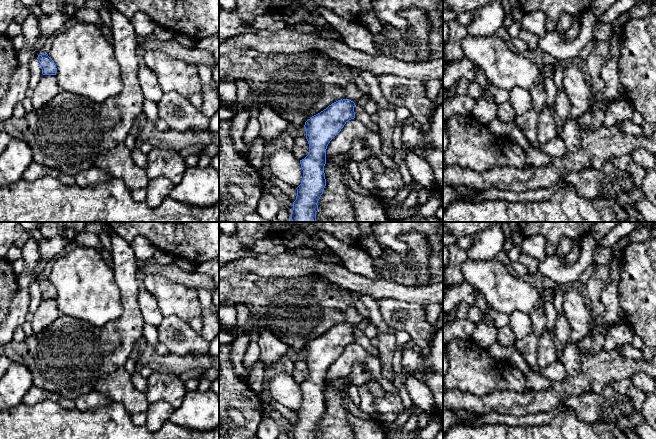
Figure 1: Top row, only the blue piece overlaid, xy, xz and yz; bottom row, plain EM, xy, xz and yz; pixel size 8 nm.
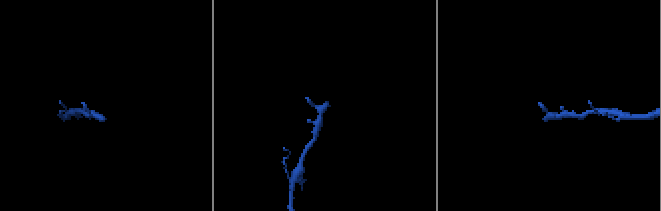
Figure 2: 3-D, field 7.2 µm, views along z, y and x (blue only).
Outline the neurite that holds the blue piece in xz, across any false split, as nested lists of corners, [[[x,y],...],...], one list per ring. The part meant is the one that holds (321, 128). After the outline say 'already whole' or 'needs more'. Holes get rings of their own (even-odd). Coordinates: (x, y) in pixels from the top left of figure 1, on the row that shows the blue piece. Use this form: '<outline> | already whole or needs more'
[[[367,96],[356,102],[338,100],[305,122],[309,153],[300,160],[303,178],[296,188],[297,196],[289,222],[316,222],[317,203],[326,186],[324,166],[327,146],[344,125],[355,118],[354,106],[363,107],[366,101]]] | needs more

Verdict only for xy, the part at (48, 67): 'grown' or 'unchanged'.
unchanged

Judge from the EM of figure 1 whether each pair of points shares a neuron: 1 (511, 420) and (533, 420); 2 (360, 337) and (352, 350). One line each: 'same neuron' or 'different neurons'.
1: same neuron
2: different neurons

